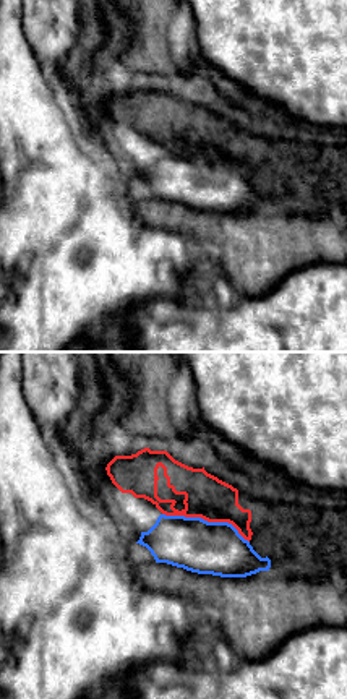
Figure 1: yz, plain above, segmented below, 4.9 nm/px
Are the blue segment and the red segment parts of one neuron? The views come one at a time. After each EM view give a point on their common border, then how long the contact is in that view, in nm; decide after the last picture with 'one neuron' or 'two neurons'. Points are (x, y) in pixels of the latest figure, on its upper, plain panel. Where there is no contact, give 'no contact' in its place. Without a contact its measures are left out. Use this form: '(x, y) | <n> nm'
(206, 158) | 460 nm

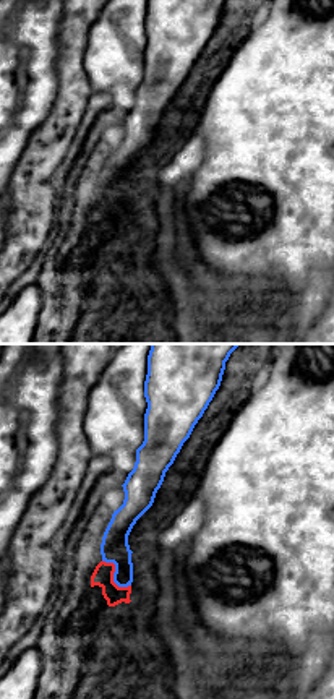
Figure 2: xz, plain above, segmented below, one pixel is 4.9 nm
(114, 213) | 190 nm

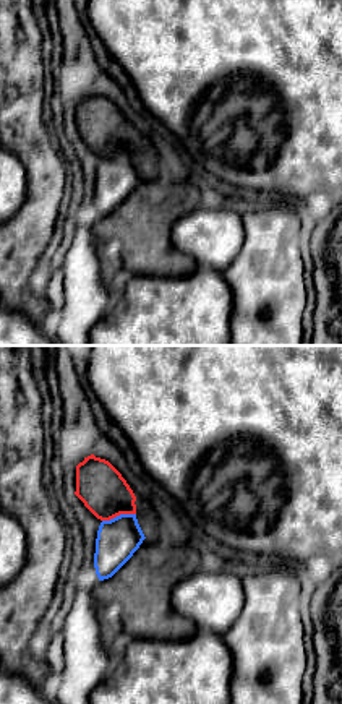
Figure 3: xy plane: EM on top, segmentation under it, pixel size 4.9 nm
(120, 151) | 170 nm

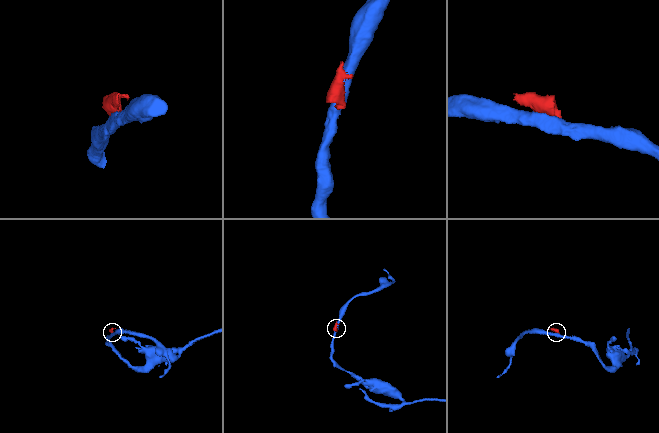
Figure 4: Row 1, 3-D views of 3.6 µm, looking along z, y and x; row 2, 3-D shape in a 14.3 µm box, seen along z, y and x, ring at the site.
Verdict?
two neurons

